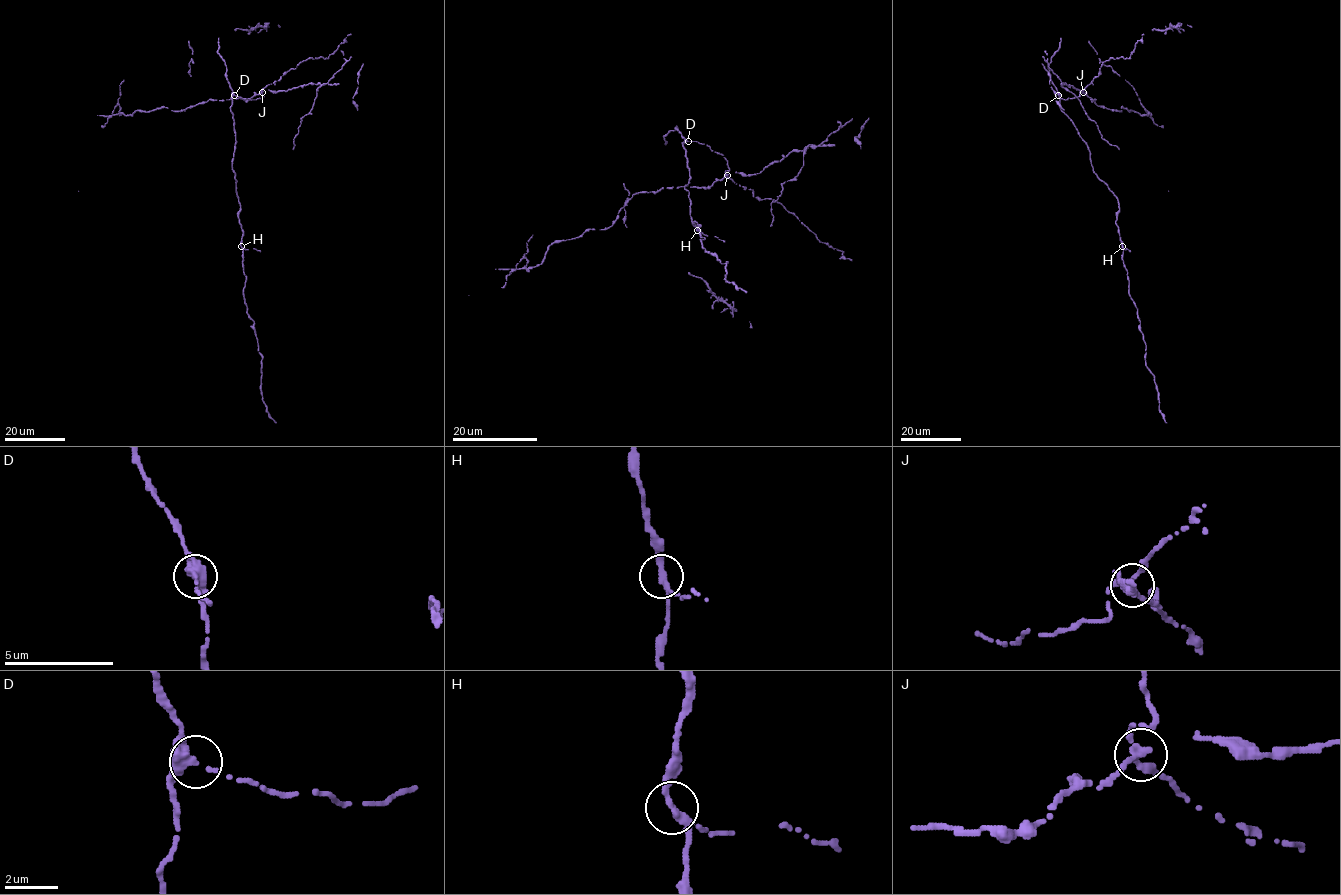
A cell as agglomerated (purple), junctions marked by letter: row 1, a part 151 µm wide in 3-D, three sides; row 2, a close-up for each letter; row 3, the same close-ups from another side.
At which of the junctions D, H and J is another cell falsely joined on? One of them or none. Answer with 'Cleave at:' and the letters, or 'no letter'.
Cleave at: J

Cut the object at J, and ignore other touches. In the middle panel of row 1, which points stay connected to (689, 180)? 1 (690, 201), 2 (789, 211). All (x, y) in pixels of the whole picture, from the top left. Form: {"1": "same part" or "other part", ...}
{"1": "same part", "2": "same part"}

